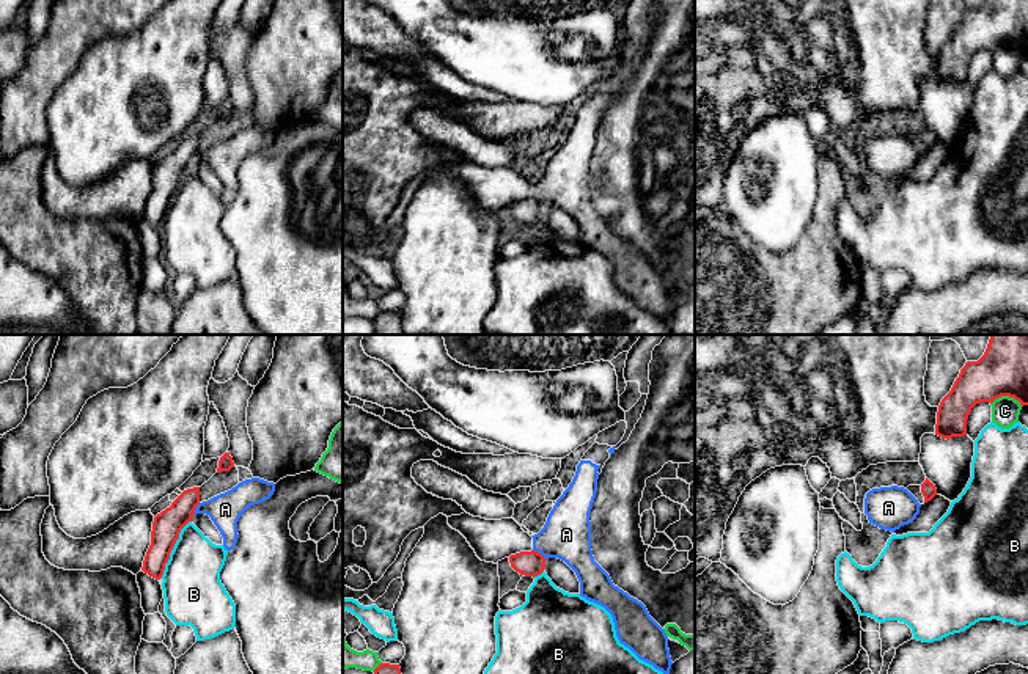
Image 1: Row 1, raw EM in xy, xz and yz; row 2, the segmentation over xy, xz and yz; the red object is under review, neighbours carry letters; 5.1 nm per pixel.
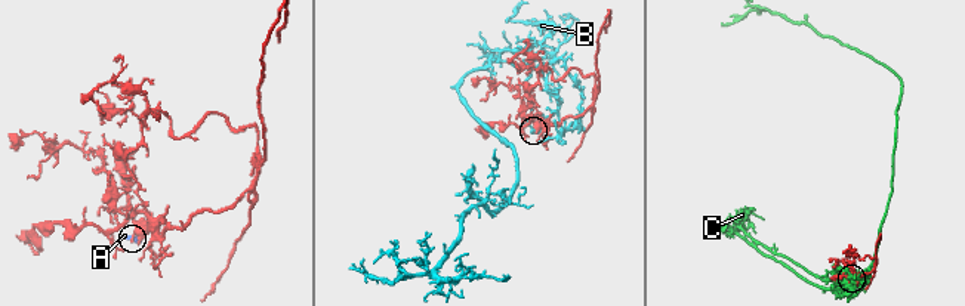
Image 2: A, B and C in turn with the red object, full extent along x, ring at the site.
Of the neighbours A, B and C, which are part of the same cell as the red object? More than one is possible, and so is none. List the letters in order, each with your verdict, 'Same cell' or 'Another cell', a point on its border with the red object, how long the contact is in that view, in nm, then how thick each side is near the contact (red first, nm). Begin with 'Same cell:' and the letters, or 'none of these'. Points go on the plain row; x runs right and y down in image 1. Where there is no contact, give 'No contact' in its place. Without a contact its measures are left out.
Same cell: none of these
A: Another cell. Touches red at xz (539, 201). Shared border 90 nm. Thickness 130 nm (red) against 260 nm
B: Another cell. Touches red at xy (172, 197). Shared border 340 nm. Thickness 150 nm (red) against 300 nm
C: Another cell. Touches red at yz (1006, 43). Shared border 170 nm. Thickness 240 nm (red) against 140 nm

